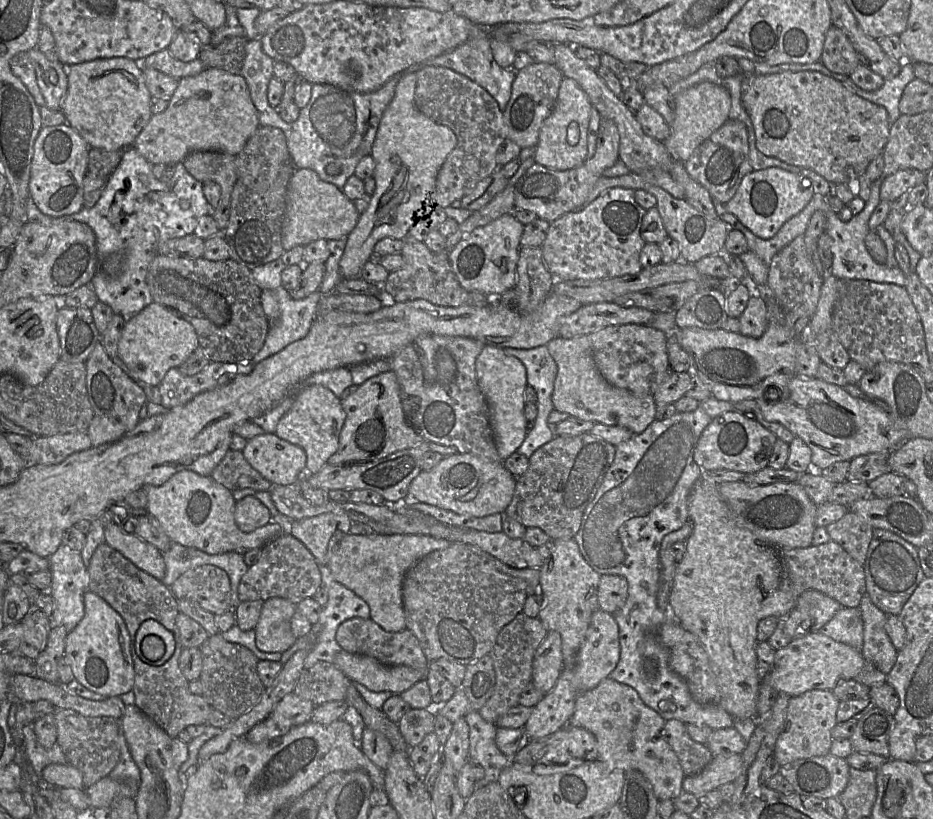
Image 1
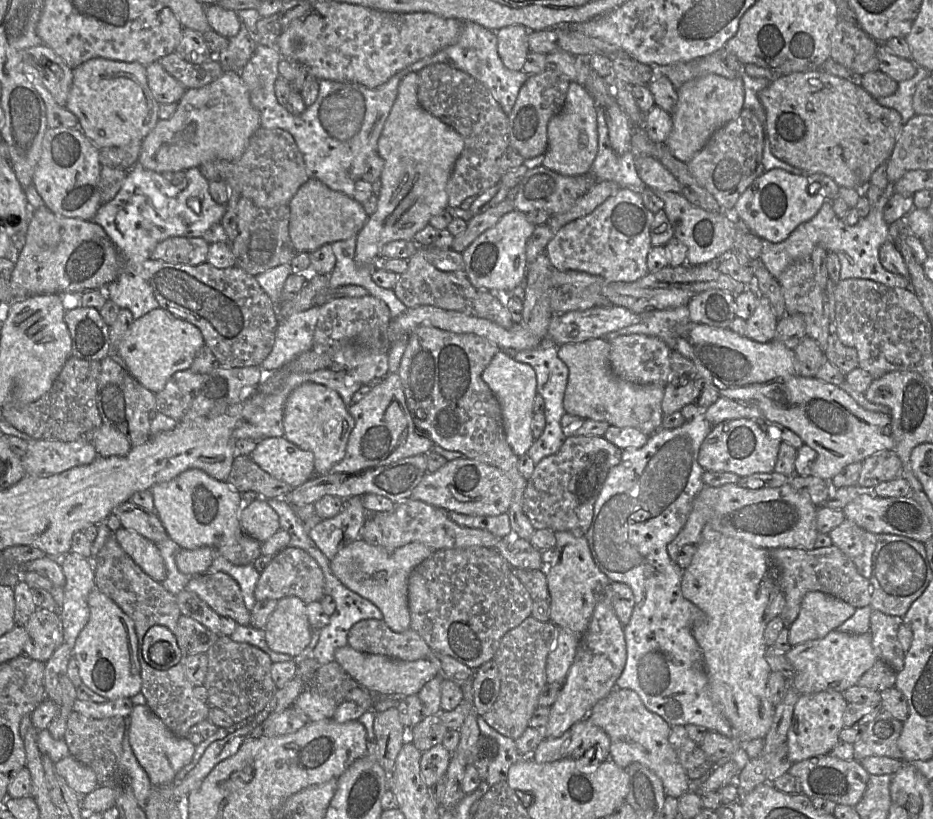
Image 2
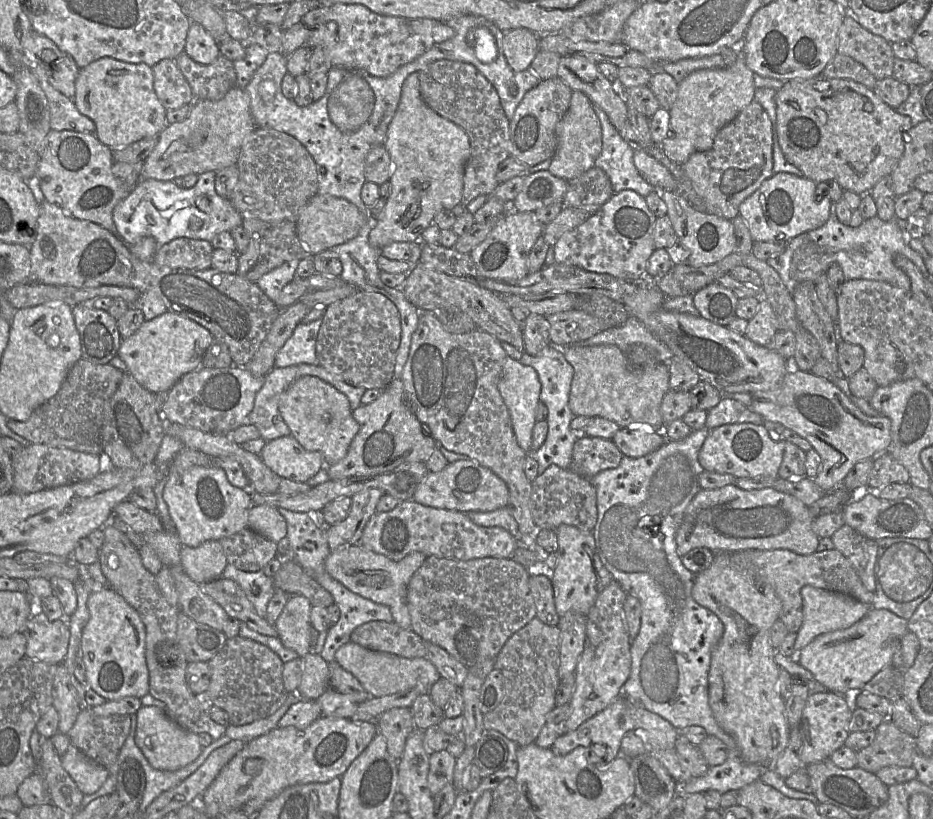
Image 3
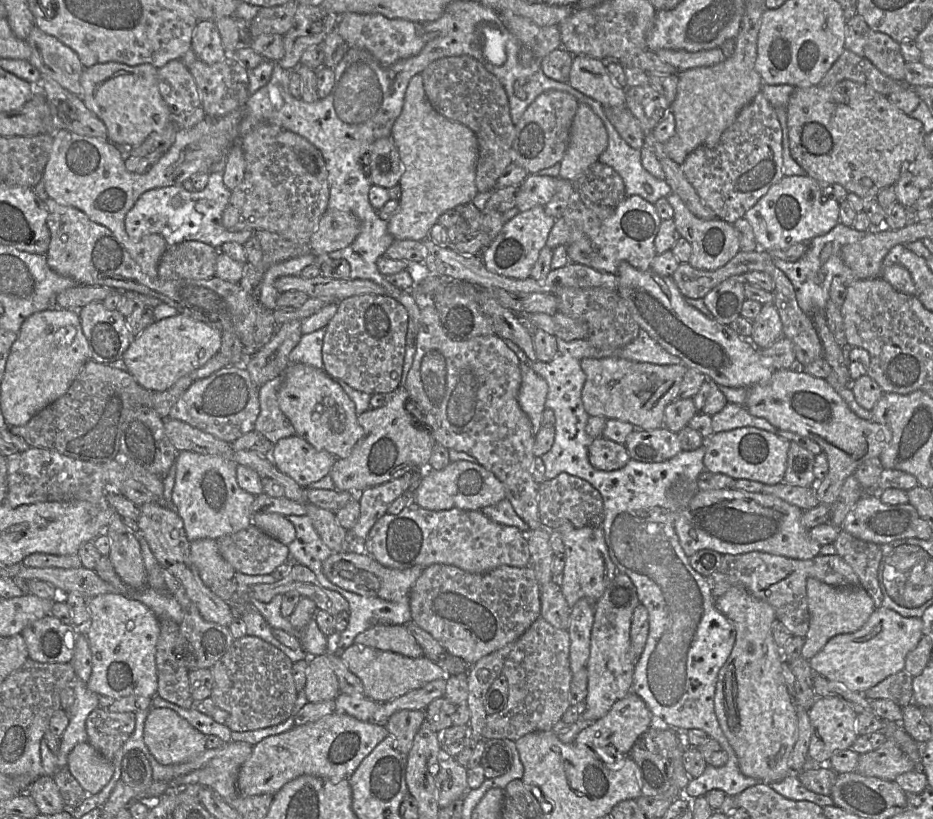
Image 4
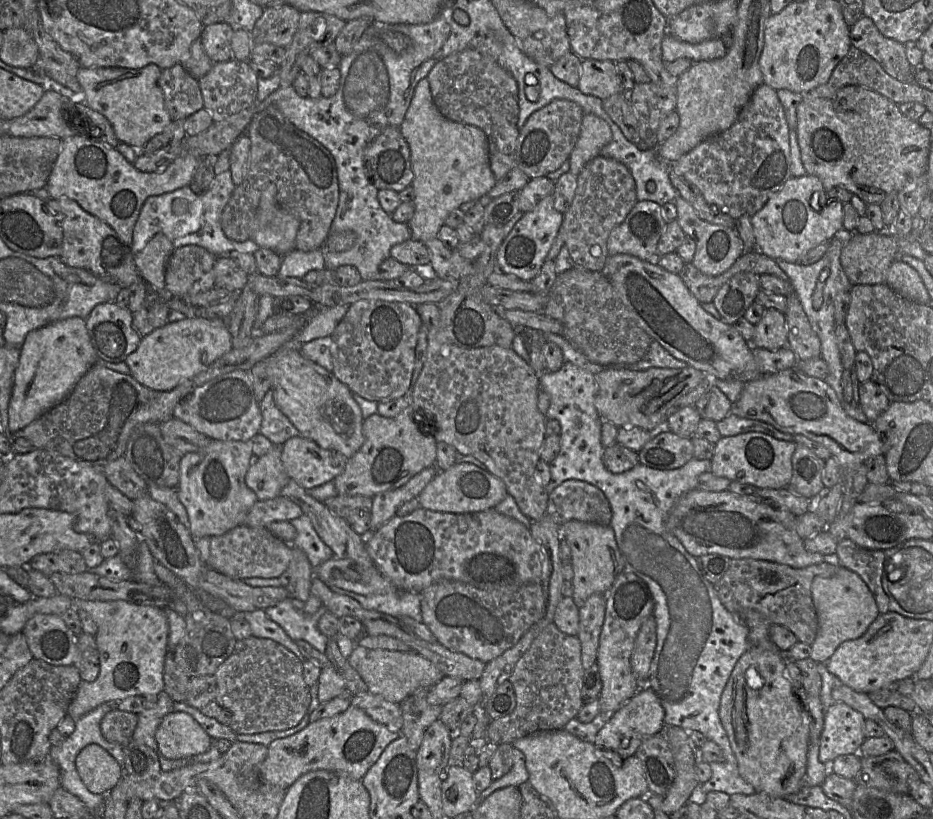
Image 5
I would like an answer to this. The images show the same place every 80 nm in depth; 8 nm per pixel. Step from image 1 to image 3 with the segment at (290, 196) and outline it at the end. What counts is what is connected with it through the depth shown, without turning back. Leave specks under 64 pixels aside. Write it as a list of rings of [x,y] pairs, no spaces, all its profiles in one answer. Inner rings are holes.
[[[317,193],[299,211],[295,222],[303,246],[313,255],[353,239],[366,223],[361,211],[344,198]]]

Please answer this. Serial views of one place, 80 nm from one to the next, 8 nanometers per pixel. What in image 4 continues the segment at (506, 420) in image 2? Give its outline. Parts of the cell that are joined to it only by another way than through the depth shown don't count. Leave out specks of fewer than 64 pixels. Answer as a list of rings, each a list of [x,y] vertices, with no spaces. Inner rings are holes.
[[[520,364],[521,386],[518,392],[518,402],[521,409],[529,417],[534,434],[542,426],[542,413],[548,392],[546,381],[527,364]]]

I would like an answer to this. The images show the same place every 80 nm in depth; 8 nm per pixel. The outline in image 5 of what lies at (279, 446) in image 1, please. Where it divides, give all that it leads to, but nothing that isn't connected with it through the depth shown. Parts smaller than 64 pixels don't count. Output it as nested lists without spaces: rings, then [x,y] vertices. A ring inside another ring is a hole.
[[[300,435],[281,445],[281,461],[286,473],[304,489],[333,481],[344,471],[348,459]]]

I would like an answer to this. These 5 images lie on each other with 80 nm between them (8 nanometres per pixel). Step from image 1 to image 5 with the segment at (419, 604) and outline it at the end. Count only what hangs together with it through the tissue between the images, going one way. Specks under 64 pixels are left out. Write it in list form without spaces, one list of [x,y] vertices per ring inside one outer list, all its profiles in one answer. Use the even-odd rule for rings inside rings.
[[[440,579],[419,594],[422,622],[436,640],[451,651],[485,663],[512,648],[545,614],[545,597],[537,582],[513,592],[501,592],[482,590],[458,580]]]

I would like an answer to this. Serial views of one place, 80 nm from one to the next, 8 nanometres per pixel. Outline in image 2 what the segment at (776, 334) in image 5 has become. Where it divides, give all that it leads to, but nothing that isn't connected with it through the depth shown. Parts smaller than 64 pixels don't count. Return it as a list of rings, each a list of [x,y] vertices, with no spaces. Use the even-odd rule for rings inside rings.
[[[758,295],[758,304],[753,314],[746,320],[744,336],[759,343],[775,339],[778,319],[769,300]]]

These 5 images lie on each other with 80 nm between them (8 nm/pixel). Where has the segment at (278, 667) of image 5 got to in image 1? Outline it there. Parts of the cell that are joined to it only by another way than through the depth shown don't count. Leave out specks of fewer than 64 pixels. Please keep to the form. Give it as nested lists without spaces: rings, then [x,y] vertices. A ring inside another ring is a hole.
[[[220,633],[209,636],[199,647],[202,653],[202,696],[211,708],[216,709],[232,720],[238,719],[253,708],[261,699],[267,686],[258,673],[258,659],[243,645],[225,640]]]

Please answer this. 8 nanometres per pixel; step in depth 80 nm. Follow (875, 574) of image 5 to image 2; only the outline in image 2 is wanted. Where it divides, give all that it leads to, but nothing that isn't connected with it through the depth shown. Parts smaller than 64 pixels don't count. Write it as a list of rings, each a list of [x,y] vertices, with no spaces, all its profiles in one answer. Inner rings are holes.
[[[845,519],[828,535],[832,539],[833,545],[852,560],[859,574],[870,581],[872,555],[876,548],[876,534]]]

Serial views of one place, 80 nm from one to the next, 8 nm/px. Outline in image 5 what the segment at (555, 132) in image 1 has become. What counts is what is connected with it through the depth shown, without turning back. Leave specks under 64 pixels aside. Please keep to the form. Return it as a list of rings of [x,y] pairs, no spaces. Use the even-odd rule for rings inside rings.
[[[584,114],[578,140],[568,159],[568,172],[578,175],[590,160],[600,155],[601,149],[611,139],[611,129],[603,119],[594,114]]]

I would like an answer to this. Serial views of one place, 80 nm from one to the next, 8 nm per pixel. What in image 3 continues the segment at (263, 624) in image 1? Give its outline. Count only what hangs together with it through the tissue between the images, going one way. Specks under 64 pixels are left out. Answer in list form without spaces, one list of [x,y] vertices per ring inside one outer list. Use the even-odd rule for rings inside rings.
[[[292,595],[274,623],[282,644],[300,657],[306,656],[312,649],[311,608],[312,604],[305,596]]]

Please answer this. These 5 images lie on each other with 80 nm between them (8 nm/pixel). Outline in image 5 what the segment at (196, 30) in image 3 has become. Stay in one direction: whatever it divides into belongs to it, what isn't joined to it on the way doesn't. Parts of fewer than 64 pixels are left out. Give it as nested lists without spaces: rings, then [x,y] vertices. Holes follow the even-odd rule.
[[[214,23],[203,27],[200,40],[203,49],[214,63],[232,59],[231,39],[234,29],[227,23]]]

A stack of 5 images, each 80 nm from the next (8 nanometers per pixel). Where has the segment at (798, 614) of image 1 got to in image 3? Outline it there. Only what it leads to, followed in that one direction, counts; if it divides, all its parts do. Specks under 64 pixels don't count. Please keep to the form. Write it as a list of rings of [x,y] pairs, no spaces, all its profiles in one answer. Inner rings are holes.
[[[810,585],[802,587],[801,596],[803,599],[803,622],[796,633],[797,637],[794,644],[796,652],[799,652],[822,634],[850,628],[863,619],[870,609],[873,609],[849,595],[826,591]]]

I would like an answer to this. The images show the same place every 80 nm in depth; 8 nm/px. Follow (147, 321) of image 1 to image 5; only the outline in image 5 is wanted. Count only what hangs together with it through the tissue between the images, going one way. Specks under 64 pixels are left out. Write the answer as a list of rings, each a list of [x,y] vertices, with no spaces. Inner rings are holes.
[[[186,317],[169,321],[142,336],[137,349],[126,357],[125,362],[131,375],[139,383],[154,390],[168,391],[207,370],[218,358],[232,349],[231,334],[225,323]]]

